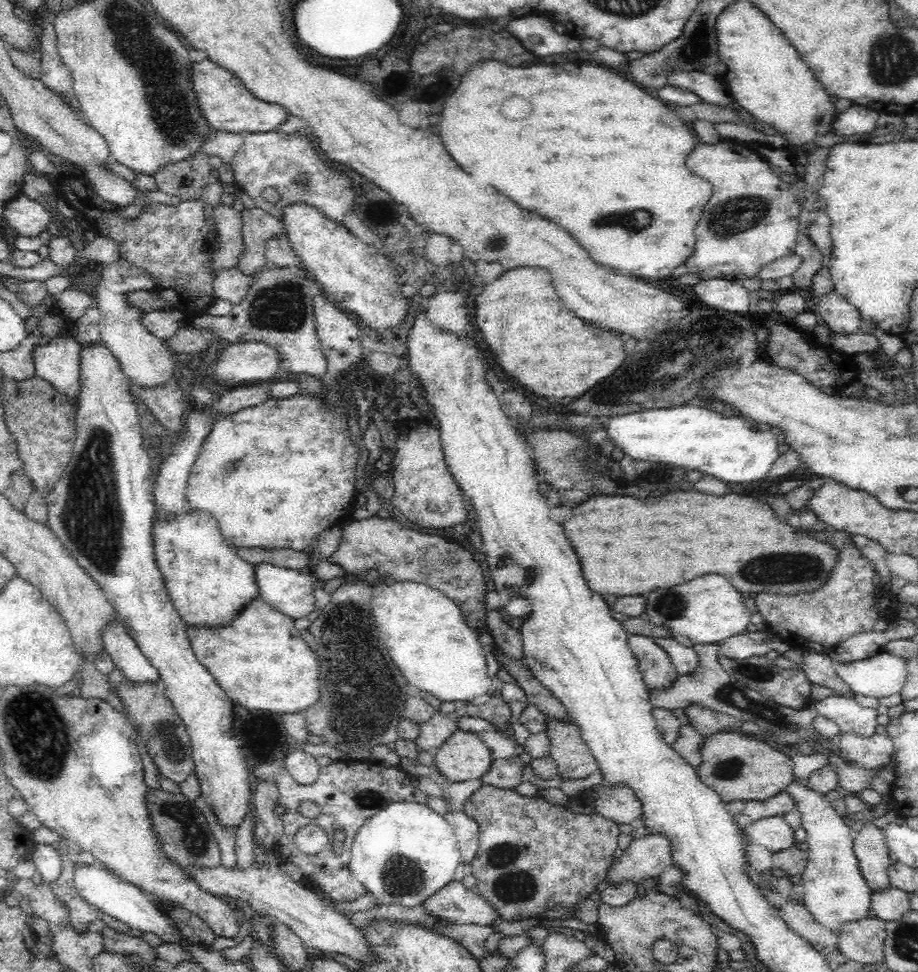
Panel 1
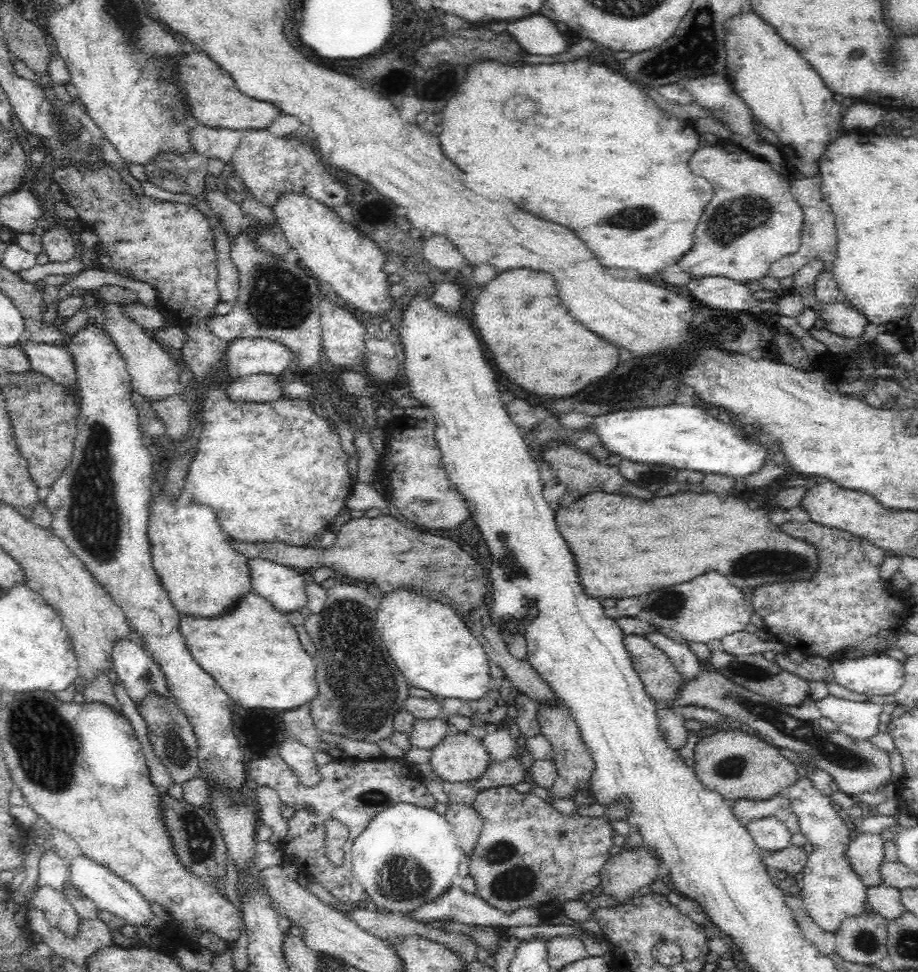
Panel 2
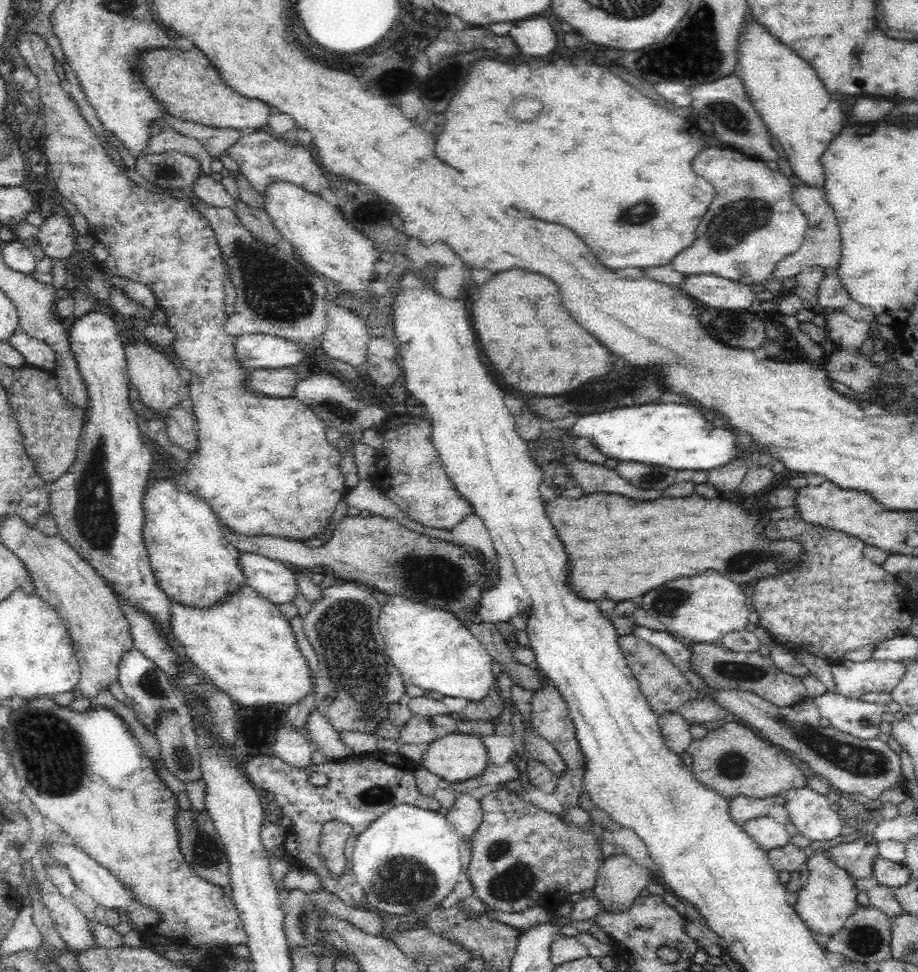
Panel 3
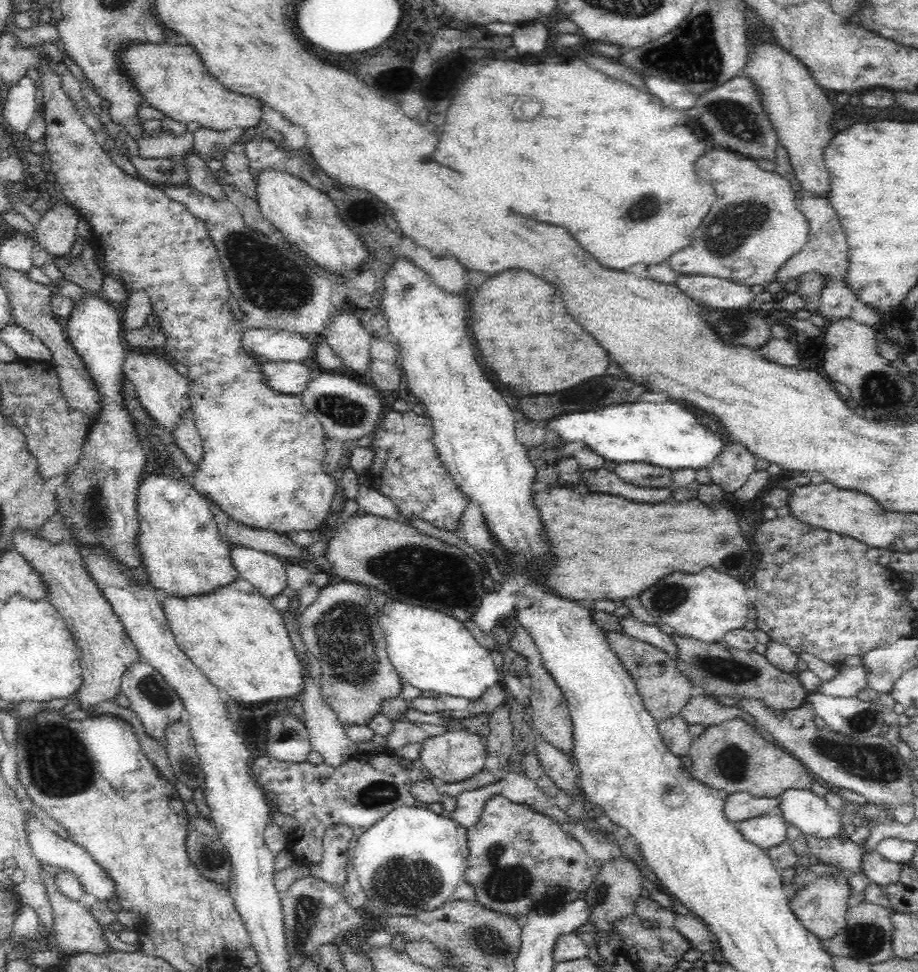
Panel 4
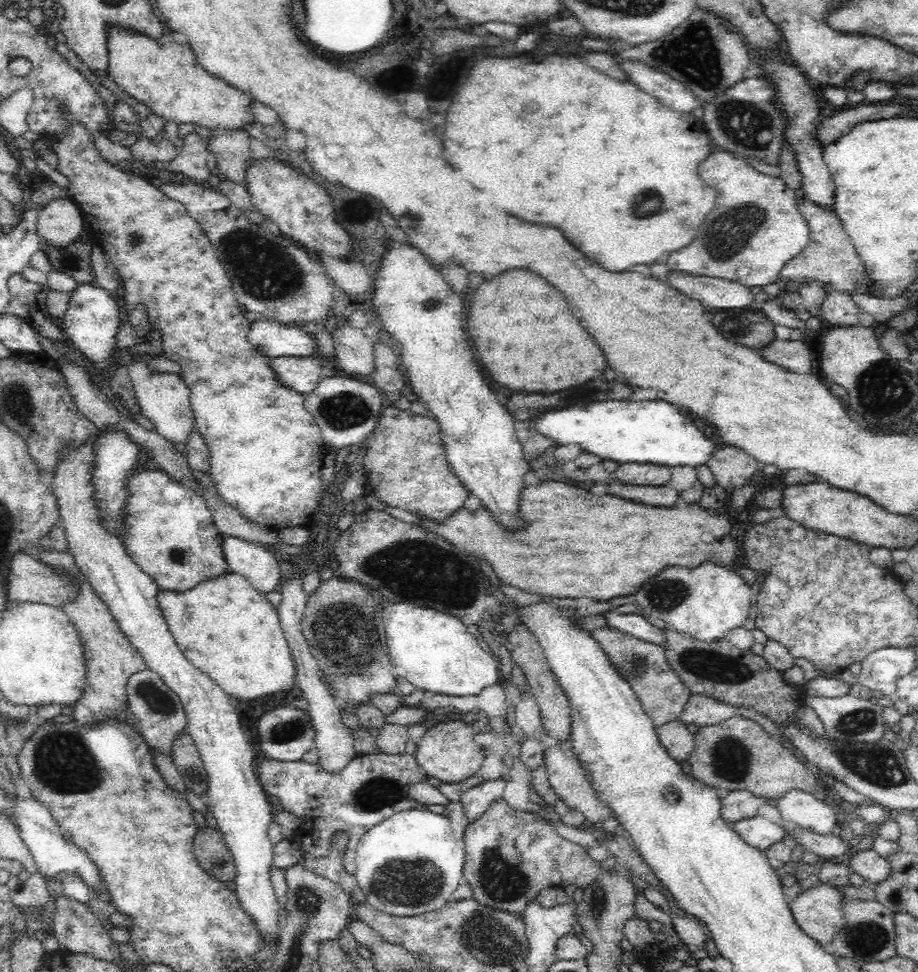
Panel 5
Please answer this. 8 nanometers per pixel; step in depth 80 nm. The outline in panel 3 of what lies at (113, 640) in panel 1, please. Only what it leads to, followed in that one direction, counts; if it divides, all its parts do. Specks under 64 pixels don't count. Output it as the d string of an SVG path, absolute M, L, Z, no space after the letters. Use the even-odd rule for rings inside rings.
M136 649L124 654L124 658L122 658L119 665L118 684L127 696L126 704L128 707L132 708L137 719L150 732L156 730L157 725L154 723L154 719L157 718L160 711L178 711L186 704L185 694L172 685L168 675Z

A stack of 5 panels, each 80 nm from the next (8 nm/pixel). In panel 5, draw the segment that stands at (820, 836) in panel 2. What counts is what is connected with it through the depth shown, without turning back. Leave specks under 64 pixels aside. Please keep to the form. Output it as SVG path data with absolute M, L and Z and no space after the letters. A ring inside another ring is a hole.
M789 790L774 802L784 821L793 822L816 834L831 834L836 829L836 810L828 801L816 799L803 790ZM820 883L802 892L789 904L795 924L809 938L830 947L835 937L846 928L842 904L836 887Z

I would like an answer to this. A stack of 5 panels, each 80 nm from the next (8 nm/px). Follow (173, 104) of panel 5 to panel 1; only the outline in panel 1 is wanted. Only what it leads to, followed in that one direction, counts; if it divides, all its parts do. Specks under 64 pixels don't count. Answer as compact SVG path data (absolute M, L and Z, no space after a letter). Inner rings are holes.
M208 58L191 63L191 83L200 113L213 130L234 133L272 132L289 115L281 106L257 99L234 74L216 66Z

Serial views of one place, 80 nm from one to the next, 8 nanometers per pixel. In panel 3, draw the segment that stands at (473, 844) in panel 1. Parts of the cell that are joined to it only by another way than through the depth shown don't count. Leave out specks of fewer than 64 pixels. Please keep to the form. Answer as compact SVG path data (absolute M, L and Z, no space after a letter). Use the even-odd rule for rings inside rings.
M460 793L445 817L455 828L456 834L461 840L469 840L472 832L482 822L483 810L478 798L474 798L468 793Z

